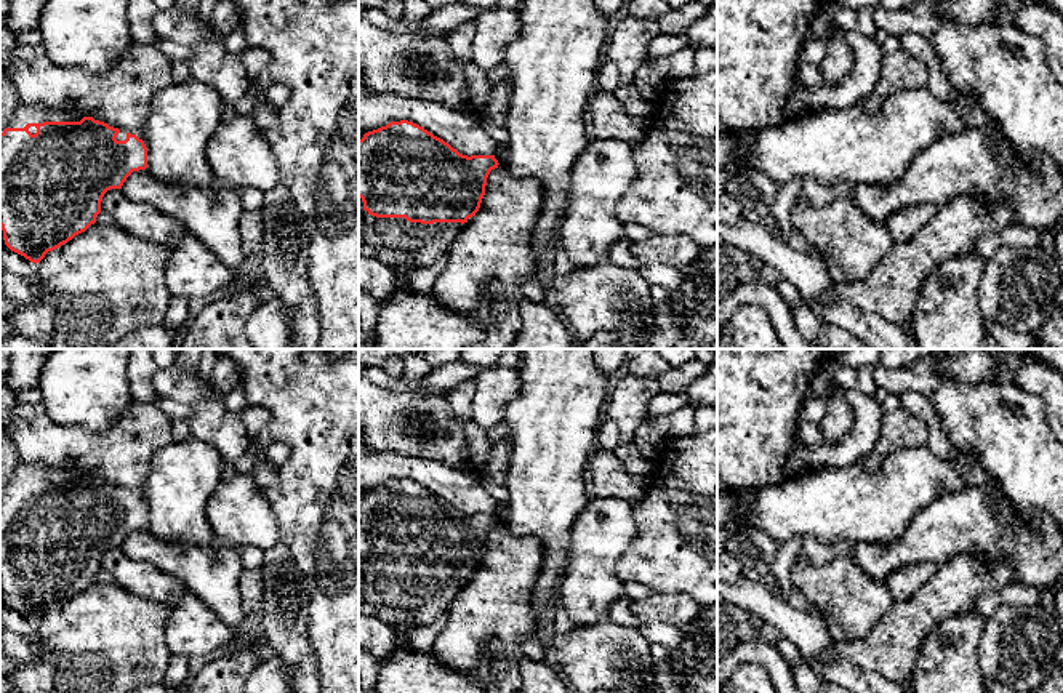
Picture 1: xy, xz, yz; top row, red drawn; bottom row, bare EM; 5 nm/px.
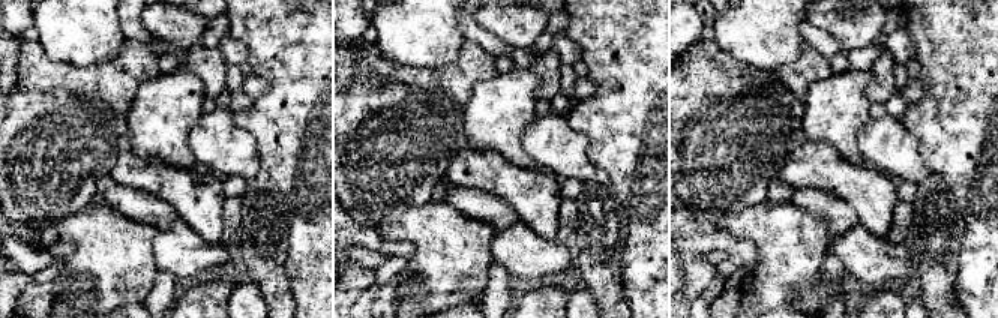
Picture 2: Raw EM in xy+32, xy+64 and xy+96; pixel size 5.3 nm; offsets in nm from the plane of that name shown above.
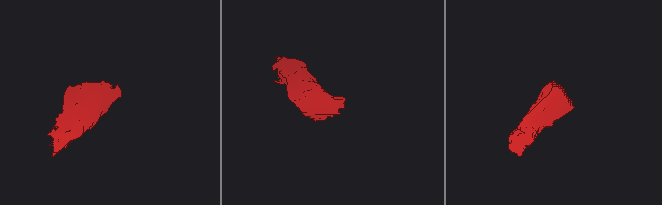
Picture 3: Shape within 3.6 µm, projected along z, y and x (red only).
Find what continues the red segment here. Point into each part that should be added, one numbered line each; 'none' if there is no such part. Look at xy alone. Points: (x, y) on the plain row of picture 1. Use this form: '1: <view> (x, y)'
1: xy (24, 472)

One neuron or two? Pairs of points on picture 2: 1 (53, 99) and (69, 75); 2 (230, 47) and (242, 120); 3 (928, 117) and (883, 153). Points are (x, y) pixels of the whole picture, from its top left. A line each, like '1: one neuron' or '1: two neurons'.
1: two neurons
2: two neurons
3: two neurons

